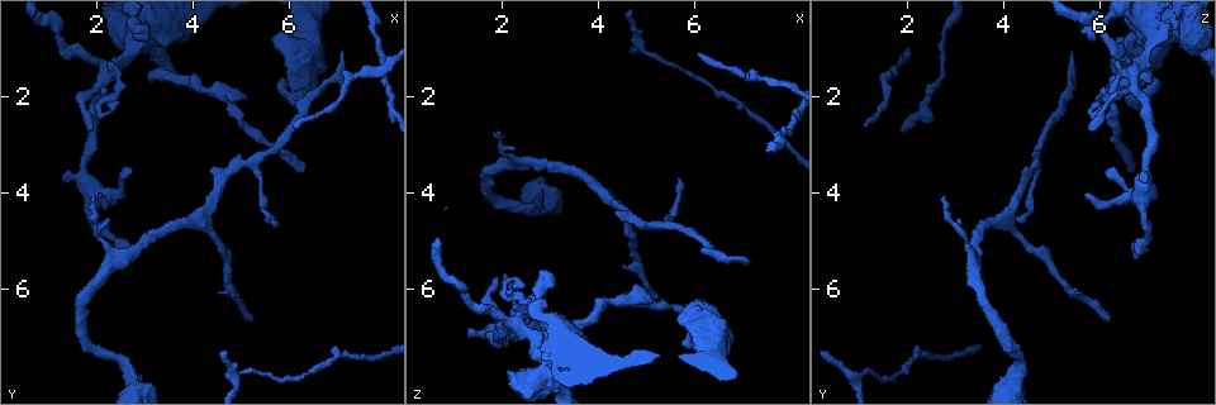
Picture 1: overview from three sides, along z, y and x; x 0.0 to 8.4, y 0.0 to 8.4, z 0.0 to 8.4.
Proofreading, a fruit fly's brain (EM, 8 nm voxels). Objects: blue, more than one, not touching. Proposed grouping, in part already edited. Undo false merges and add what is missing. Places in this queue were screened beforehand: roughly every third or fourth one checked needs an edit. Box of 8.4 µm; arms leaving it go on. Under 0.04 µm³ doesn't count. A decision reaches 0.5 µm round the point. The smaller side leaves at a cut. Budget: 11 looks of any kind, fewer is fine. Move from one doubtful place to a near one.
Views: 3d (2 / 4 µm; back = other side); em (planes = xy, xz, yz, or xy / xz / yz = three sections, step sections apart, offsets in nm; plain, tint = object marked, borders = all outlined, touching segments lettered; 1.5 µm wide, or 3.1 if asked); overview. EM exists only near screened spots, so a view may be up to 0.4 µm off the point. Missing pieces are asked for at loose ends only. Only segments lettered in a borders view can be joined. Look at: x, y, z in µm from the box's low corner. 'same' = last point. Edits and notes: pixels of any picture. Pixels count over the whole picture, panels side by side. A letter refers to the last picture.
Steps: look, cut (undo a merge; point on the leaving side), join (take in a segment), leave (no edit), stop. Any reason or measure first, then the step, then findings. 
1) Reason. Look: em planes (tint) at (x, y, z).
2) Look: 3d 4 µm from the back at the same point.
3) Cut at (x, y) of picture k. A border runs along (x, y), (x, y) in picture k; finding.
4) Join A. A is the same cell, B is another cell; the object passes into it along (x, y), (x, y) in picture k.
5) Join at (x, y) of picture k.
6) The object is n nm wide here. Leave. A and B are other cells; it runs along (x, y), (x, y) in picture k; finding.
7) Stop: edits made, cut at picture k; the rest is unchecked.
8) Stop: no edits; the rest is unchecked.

An open end. Look: 3d 2 µm at (6.30, 3.60, 6.65).

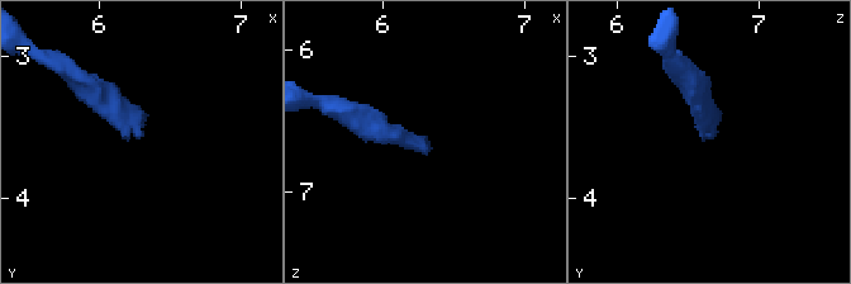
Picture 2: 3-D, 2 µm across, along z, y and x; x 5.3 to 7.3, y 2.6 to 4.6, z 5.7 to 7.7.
Look: em planes (borders) at (6.28, 3.60, 6.68).

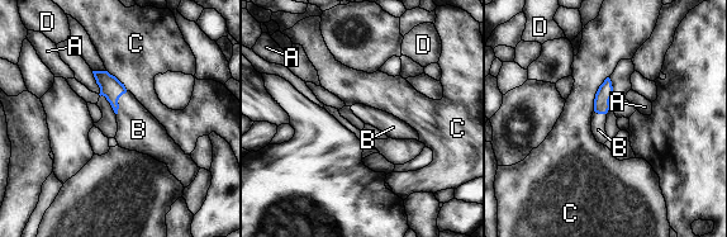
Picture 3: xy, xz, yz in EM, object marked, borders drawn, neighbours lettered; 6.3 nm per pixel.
Join B. B is the same cell, A, C and D are other cells; the object passes into it along (110, 88), (117, 103), (138, 129) in picture 3; it goes on there.

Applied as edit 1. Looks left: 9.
Look: overview.

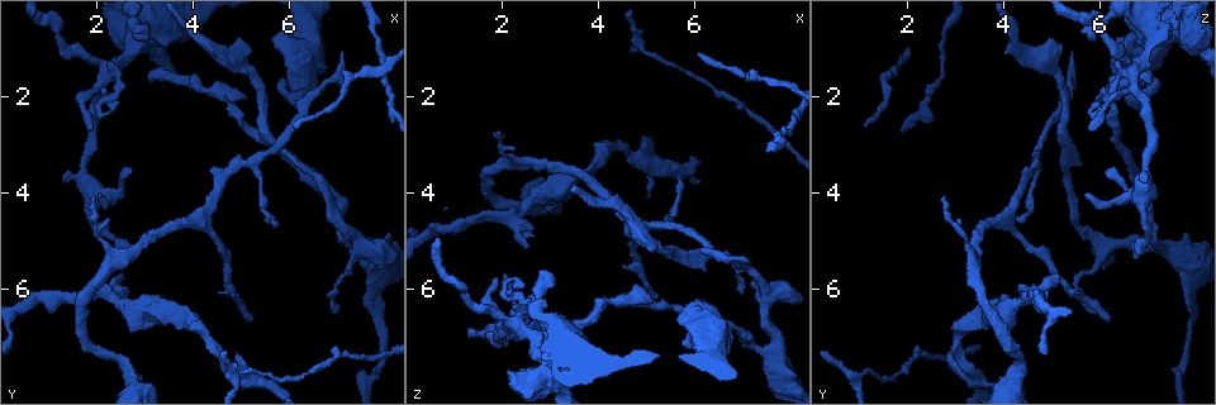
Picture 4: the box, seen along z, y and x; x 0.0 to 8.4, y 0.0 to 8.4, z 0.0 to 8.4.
End of a long branch. Look: em planes (borders) at (3.15, 1.70, 7.05).

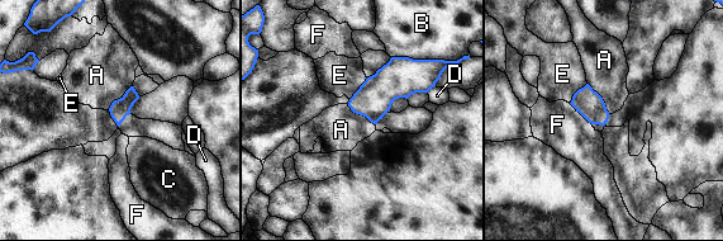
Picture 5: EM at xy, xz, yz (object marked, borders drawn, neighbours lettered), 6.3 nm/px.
Leave. A, B, C, D, E and F are other cells; a border runs along (588, 83), (602, 98), (609, 114) in picture 5; no lettered segment goes on from it.

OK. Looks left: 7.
Free end. Look: em xz step 8 (borders) at (1.35, 3.75, 6.80).

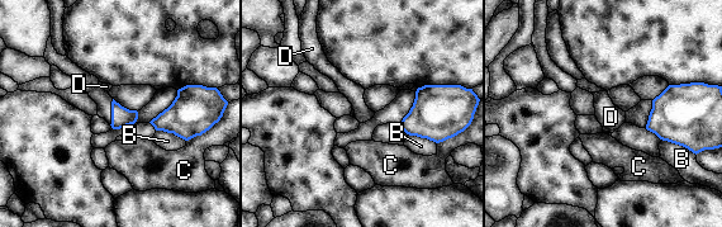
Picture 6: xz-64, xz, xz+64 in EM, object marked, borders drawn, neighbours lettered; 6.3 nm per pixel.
Cut it another way. Look: em planes (borders) at the same point.

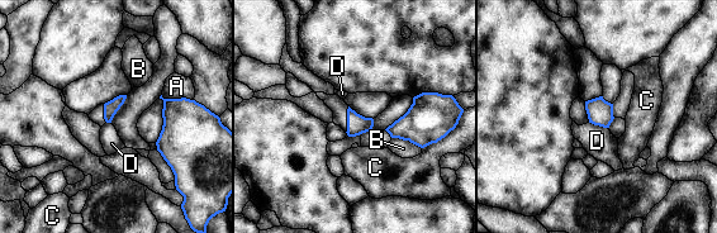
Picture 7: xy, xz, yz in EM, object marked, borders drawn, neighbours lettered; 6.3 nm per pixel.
Leave. A, B, C and D are other cells; none of them fits.

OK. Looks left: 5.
Thick turns thin. Look: 3d 4 µm from the back at (2.80, 7.85, 4.25).

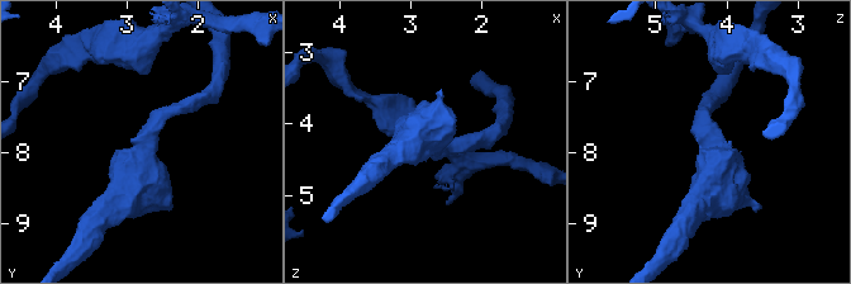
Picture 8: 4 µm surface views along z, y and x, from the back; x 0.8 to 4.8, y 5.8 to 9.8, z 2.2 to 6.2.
Look: em 3.1 µm planes (borders) at (2.75, 7.90, 4.25).

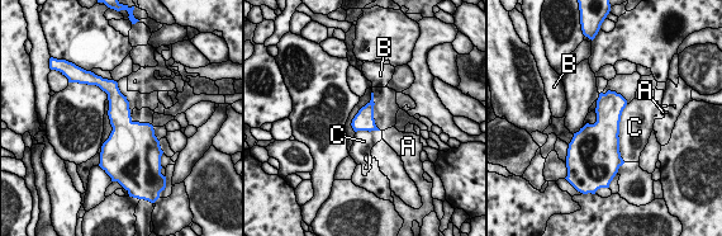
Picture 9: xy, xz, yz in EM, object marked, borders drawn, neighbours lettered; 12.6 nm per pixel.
The longest contact is with C, 700 nm. Leave. A, B and C are other cells; all the same cell.

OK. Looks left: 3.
Thin end. Look: em planes (borders) at (5.65, 4.65, 3.70).

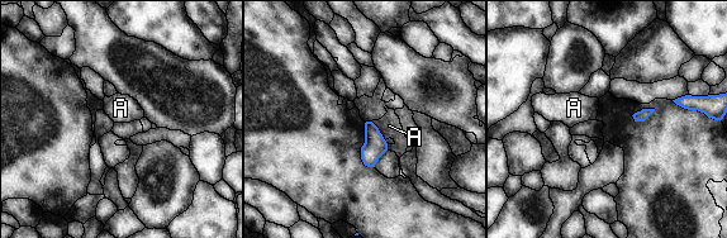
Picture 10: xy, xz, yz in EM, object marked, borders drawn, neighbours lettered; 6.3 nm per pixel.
Leave. A is another cell; no lettered segment goes on from it.

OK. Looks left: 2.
Stop: edits made, join at picture 3; the rest is unchecked.

